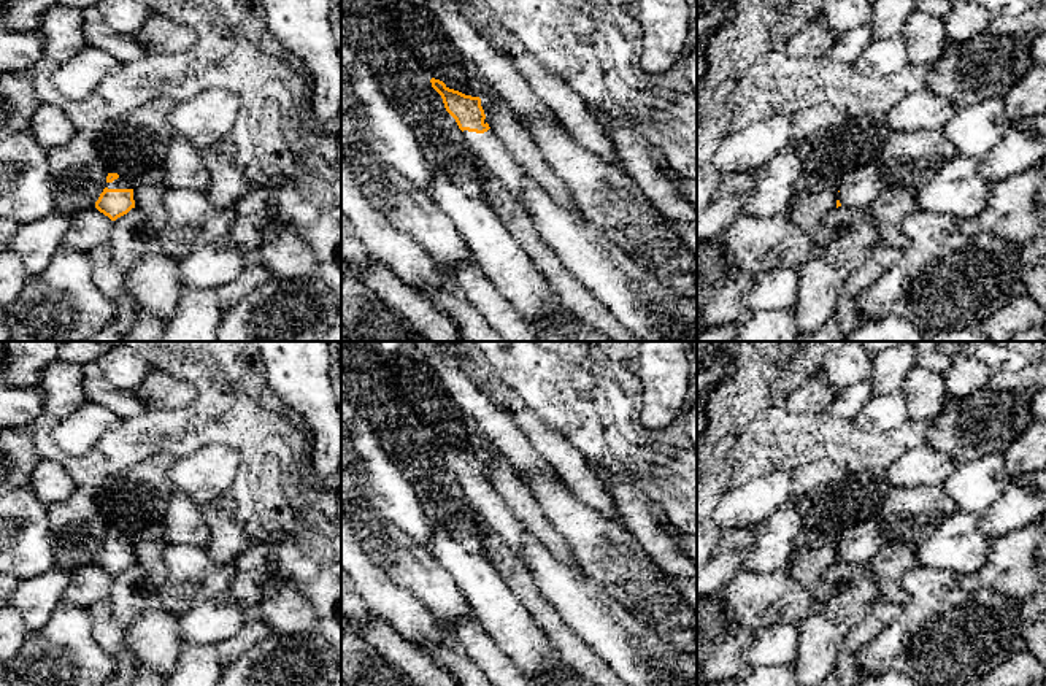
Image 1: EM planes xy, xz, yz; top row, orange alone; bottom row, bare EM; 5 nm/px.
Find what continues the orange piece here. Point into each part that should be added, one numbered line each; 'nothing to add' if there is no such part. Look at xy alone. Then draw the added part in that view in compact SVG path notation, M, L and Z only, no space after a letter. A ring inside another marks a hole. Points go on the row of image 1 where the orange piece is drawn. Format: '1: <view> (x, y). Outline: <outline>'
1: xy (121, 183). Outline: M119 176L113 183L106 183L105 187L108 187L108 189L133 189L133 184L125 176Z

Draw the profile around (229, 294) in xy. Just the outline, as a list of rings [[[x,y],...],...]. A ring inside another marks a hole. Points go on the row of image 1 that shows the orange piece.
[[[254,256],[240,278],[216,289],[217,302],[227,311],[268,279],[271,279],[270,270]]]

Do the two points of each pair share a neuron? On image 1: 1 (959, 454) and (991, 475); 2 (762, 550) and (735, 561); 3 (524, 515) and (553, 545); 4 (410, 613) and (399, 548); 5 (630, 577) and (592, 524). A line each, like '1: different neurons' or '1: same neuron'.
1: different neurons
2: different neurons
3: same neuron
4: different neurons
5: same neuron

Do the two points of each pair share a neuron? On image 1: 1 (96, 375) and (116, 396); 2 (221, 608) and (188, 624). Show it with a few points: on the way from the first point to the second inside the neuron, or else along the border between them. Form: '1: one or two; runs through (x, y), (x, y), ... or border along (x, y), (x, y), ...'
1: one; runs through (99, 381), (110, 393)
2: one; runs through (213, 616), (205, 624), (196, 624)

